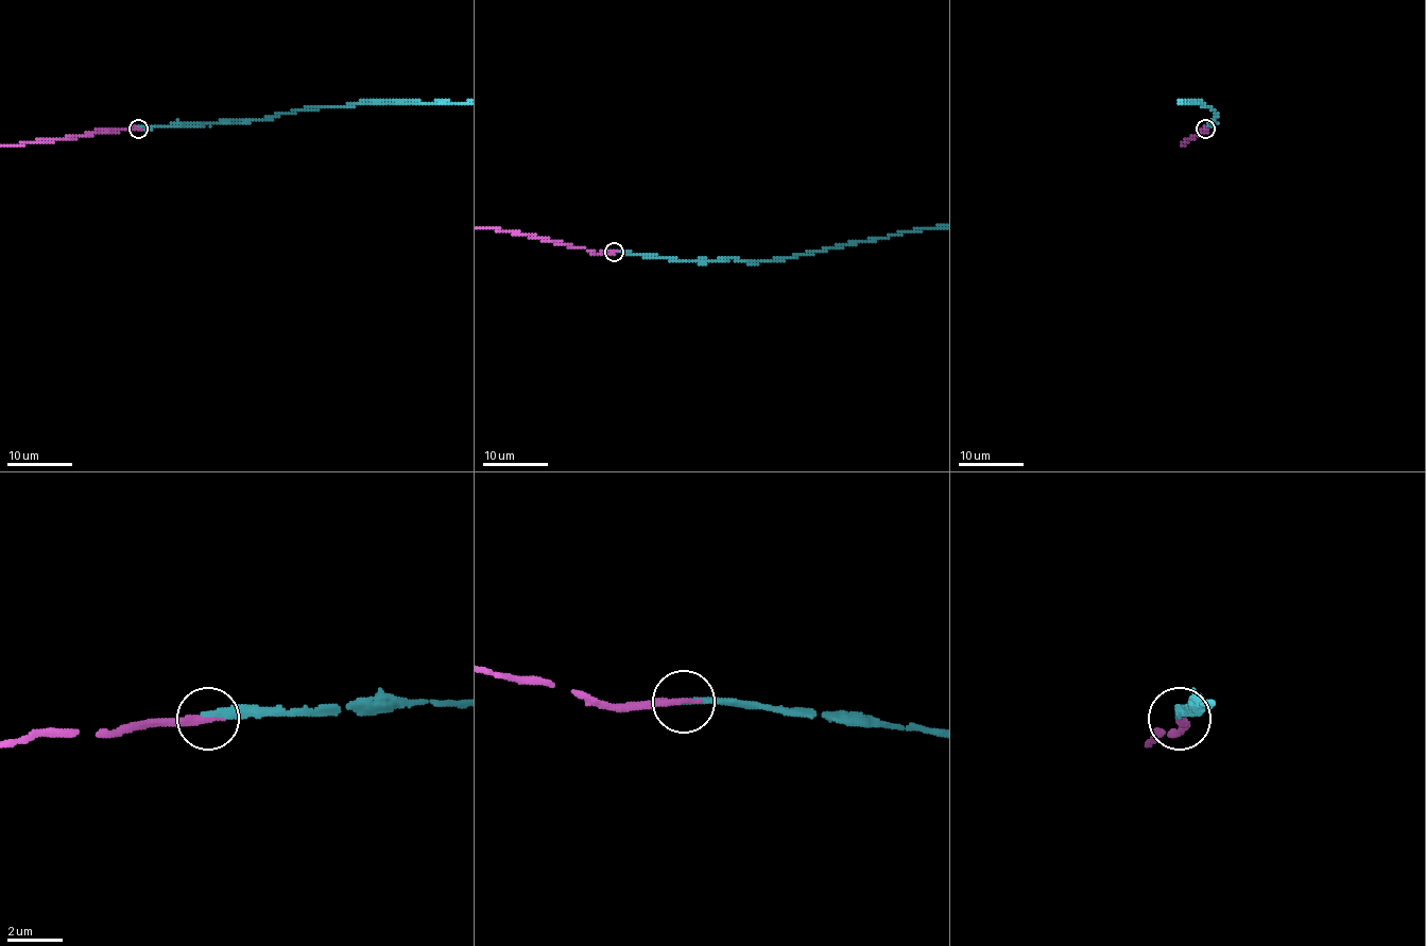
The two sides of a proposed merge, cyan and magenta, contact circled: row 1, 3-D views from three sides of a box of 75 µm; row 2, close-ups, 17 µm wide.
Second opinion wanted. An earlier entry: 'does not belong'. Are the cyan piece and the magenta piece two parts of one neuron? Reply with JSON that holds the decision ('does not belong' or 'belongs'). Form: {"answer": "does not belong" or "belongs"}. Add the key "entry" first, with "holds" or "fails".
{"entry": "fails", "answer": "belongs"}

